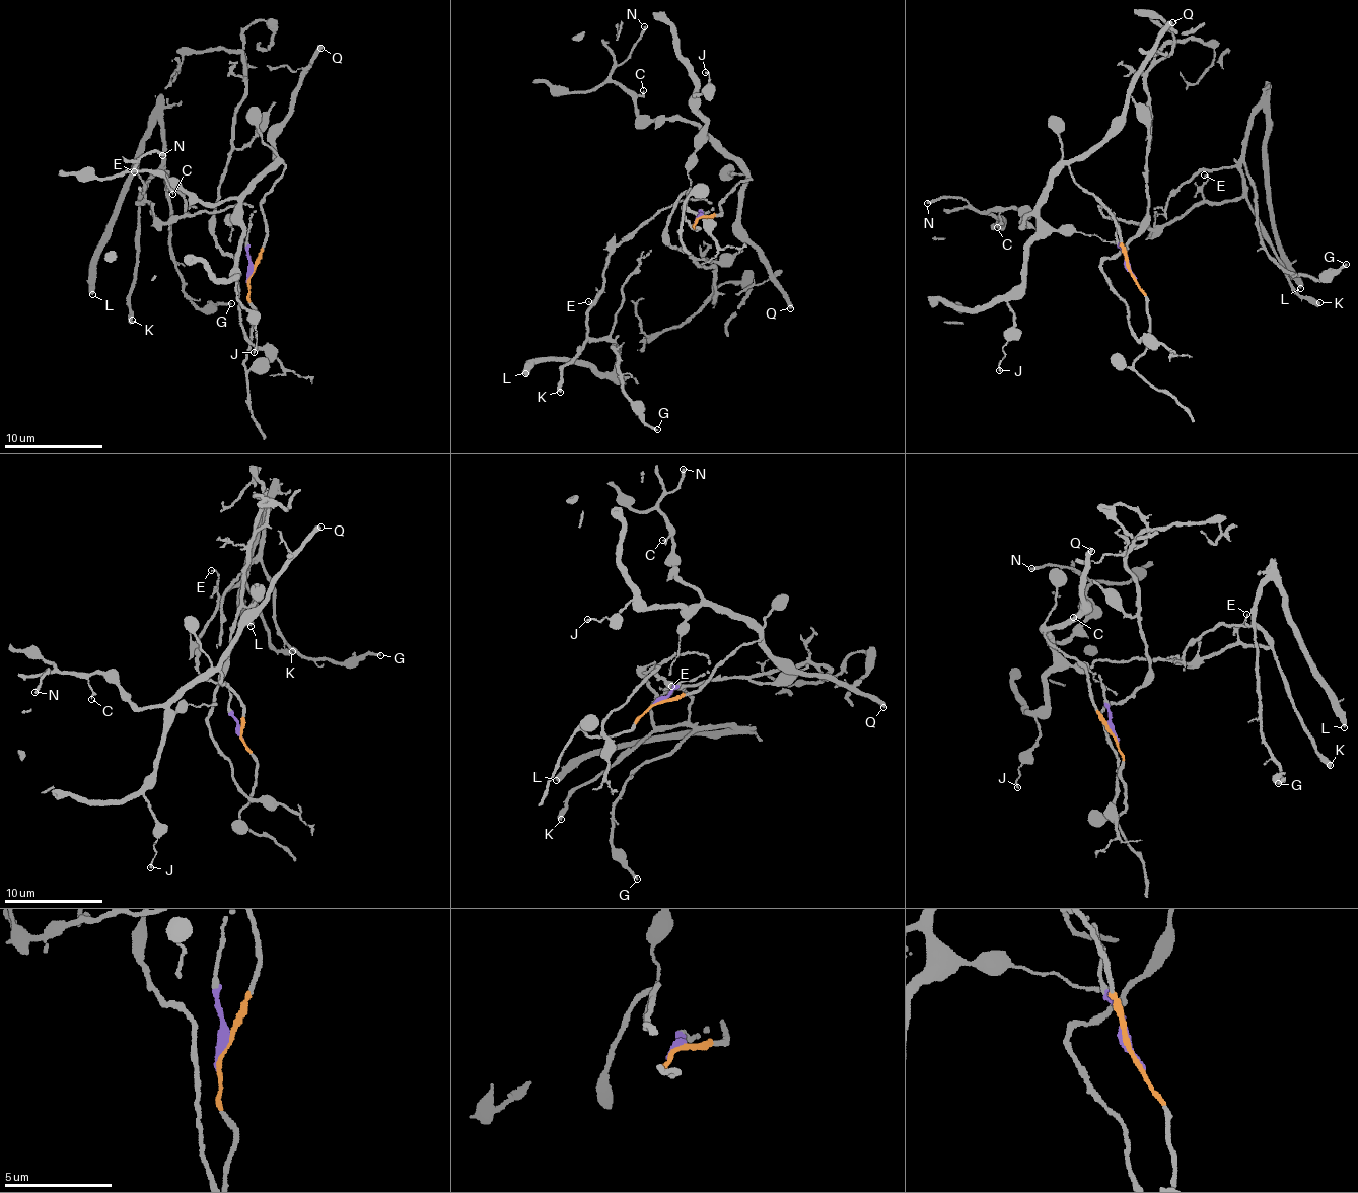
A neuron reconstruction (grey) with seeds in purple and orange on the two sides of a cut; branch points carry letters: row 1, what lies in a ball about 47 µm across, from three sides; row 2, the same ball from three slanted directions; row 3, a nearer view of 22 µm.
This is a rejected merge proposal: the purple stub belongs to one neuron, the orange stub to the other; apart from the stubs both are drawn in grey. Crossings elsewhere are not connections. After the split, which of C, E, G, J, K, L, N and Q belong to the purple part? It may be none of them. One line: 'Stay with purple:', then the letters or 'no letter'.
Stay with purple: E, G, K, L

